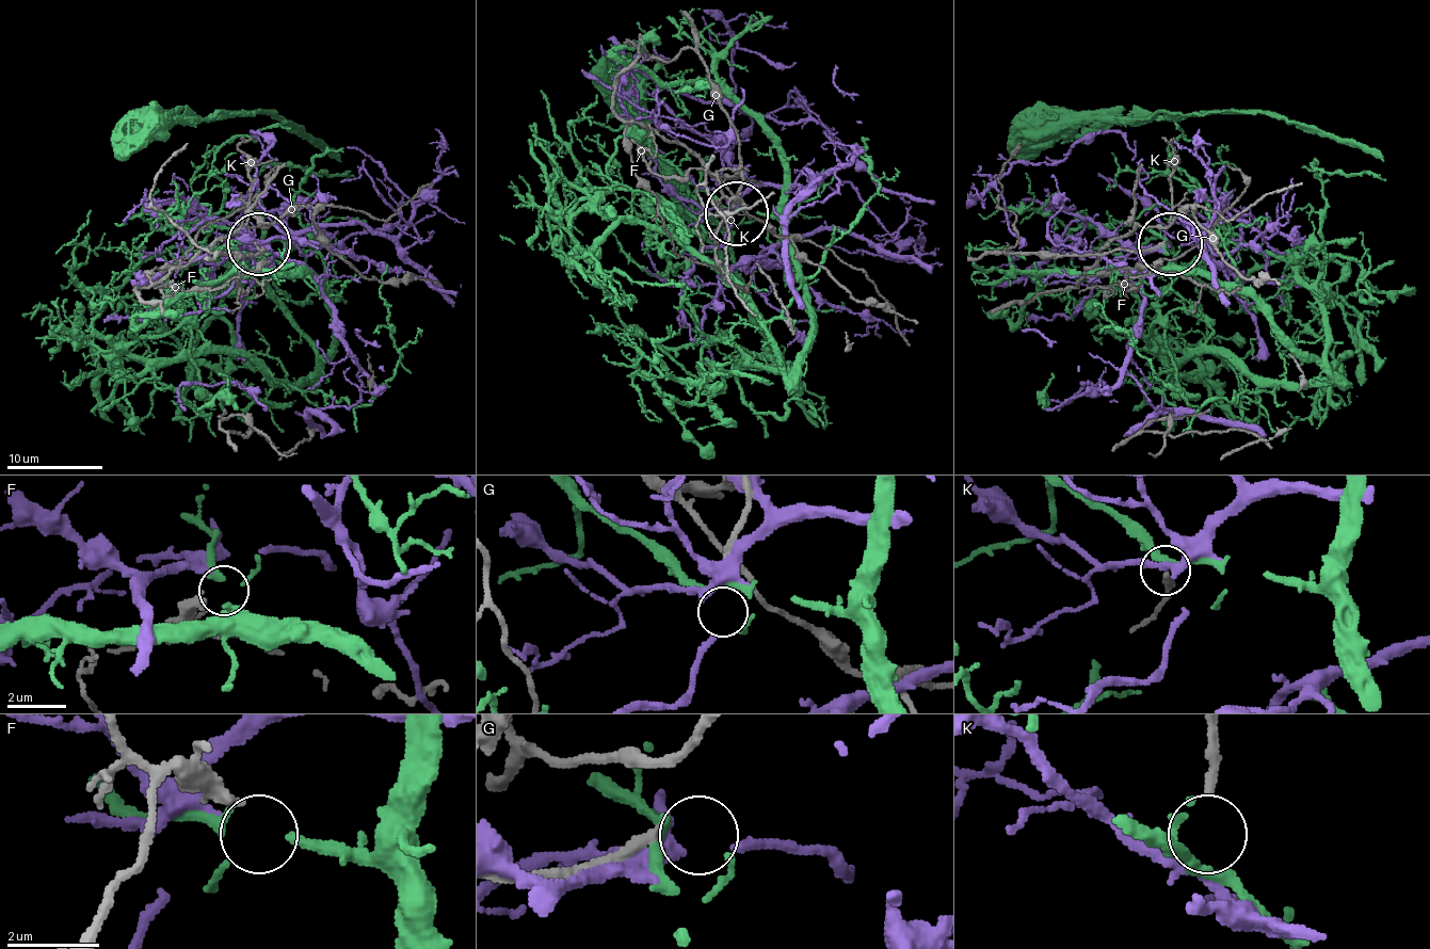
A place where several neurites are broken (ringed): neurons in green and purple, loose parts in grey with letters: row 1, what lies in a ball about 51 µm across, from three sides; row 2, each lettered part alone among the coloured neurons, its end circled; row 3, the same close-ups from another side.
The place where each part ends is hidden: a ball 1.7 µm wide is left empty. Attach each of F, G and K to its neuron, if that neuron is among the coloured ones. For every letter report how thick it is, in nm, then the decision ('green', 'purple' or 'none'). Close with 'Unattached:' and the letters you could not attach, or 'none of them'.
F: calibre 340 nm; green
G: calibre 150 nm; none
K: calibre 180 nm; purple
Unattached: G

